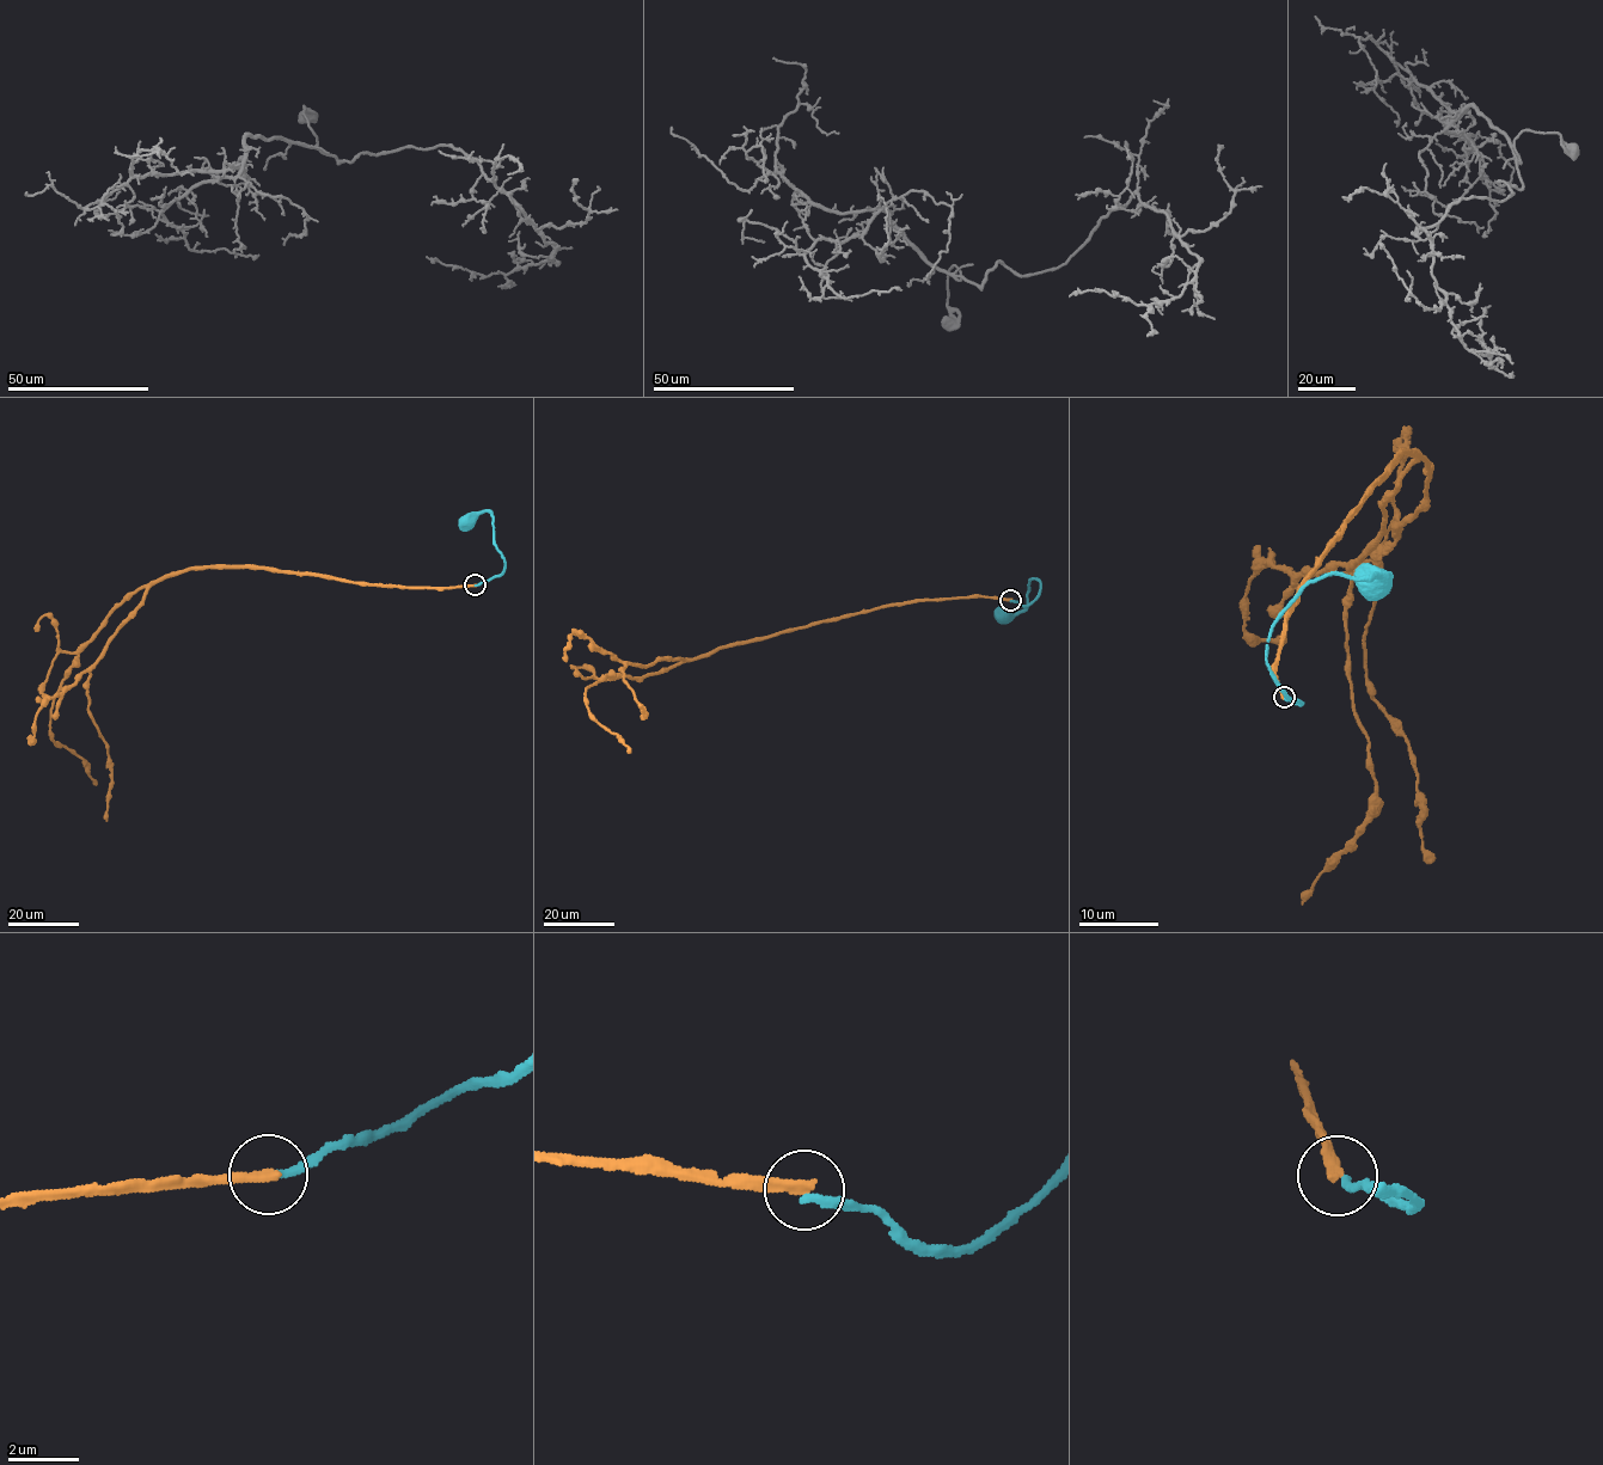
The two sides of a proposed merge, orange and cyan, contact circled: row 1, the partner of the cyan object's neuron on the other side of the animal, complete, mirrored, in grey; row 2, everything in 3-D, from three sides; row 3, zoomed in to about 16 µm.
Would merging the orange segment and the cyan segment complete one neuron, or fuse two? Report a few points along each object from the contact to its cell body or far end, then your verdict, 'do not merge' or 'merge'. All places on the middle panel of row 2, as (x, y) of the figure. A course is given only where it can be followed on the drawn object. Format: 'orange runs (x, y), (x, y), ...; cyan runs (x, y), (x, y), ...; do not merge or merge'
orange runs (1010, 600), (918, 599), (885, 605), (736, 642), (640, 681), (607, 675), (586, 688), (585, 703), (629, 752); cyan runs (1010, 600), (1029, 605), (1039, 593), (1040, 580), (1031, 578), (1027, 607), (1003, 615); do not merge

